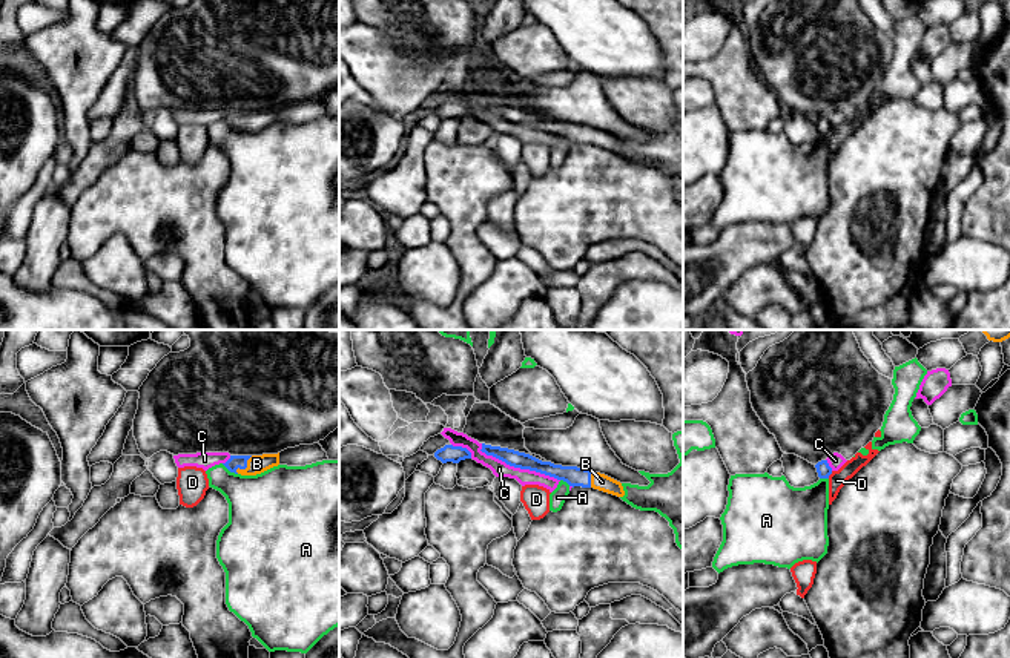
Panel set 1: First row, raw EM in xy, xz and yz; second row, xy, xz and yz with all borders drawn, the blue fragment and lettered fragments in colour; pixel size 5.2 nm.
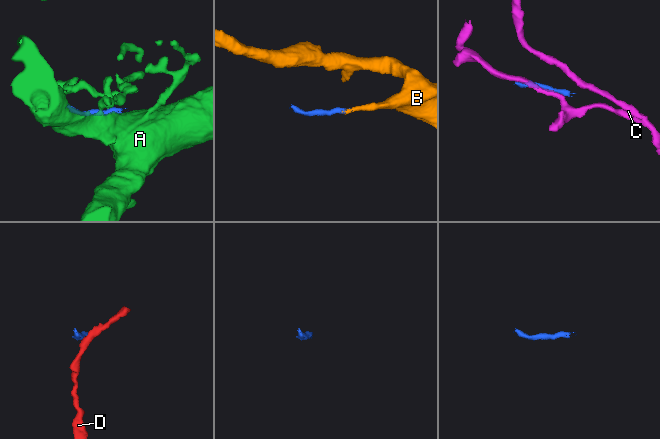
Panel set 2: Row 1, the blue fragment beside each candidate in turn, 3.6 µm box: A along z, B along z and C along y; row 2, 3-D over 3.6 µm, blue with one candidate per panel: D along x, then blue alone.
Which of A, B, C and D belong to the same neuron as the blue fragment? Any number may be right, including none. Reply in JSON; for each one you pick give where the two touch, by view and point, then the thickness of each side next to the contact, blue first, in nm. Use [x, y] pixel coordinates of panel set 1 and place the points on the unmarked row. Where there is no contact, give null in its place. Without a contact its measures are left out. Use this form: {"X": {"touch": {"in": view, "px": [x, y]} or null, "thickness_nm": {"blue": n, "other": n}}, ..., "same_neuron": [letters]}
{"B": {"touch": {"in": "xy", "px": [246, 123]}, "thickness_nm": {"blue": 70, "other": 100}}, "same_neuron": ["B"]}

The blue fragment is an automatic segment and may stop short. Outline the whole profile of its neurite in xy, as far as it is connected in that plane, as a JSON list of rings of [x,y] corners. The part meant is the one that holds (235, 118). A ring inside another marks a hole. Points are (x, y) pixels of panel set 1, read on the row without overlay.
[[[262,110],[262,112],[230,112],[230,115],[223,120],[230,129],[241,132],[256,132],[273,123],[279,121],[278,110]]]

